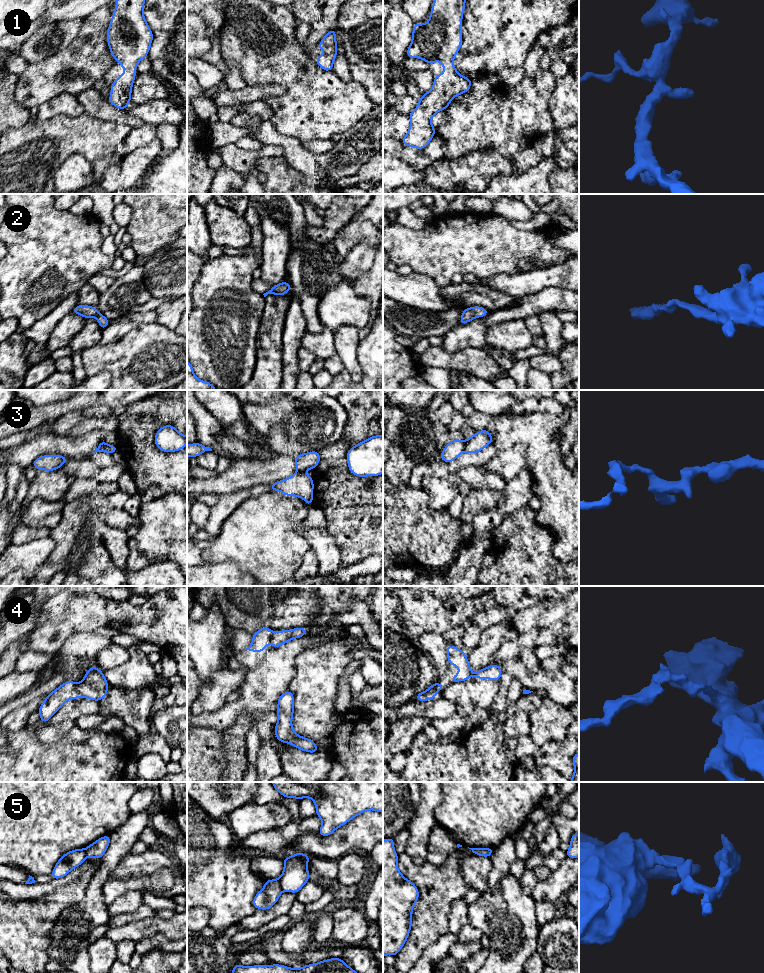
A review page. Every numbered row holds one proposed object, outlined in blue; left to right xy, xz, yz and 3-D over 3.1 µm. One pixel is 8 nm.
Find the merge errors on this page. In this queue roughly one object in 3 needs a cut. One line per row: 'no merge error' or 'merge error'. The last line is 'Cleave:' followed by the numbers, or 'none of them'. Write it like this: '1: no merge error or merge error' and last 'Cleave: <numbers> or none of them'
1: no merge error
2: no merge error
3: merge error
4: merge error
5: merge error
Cleave: 3, 4, 5

